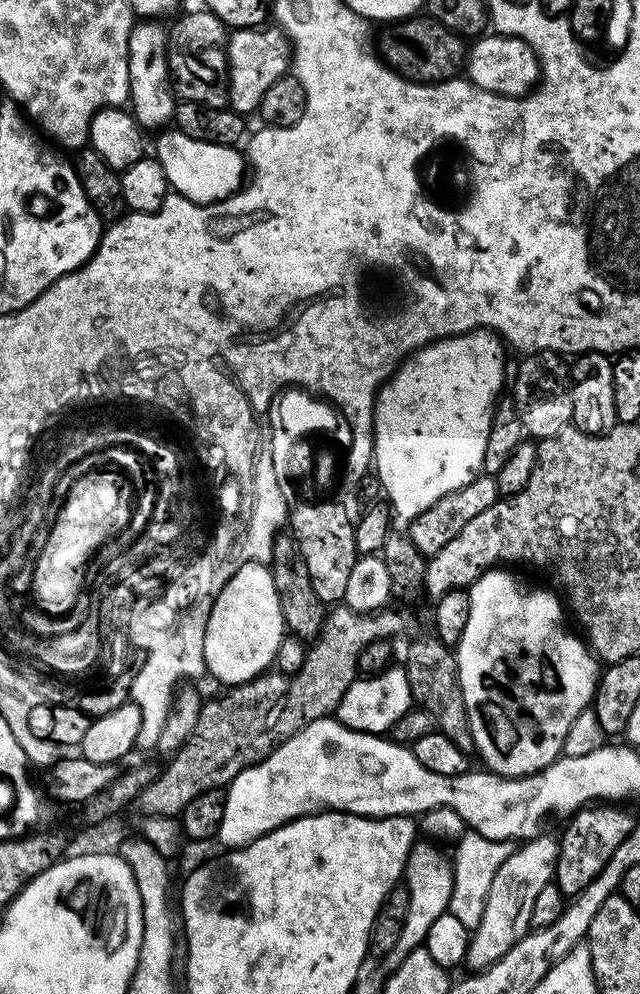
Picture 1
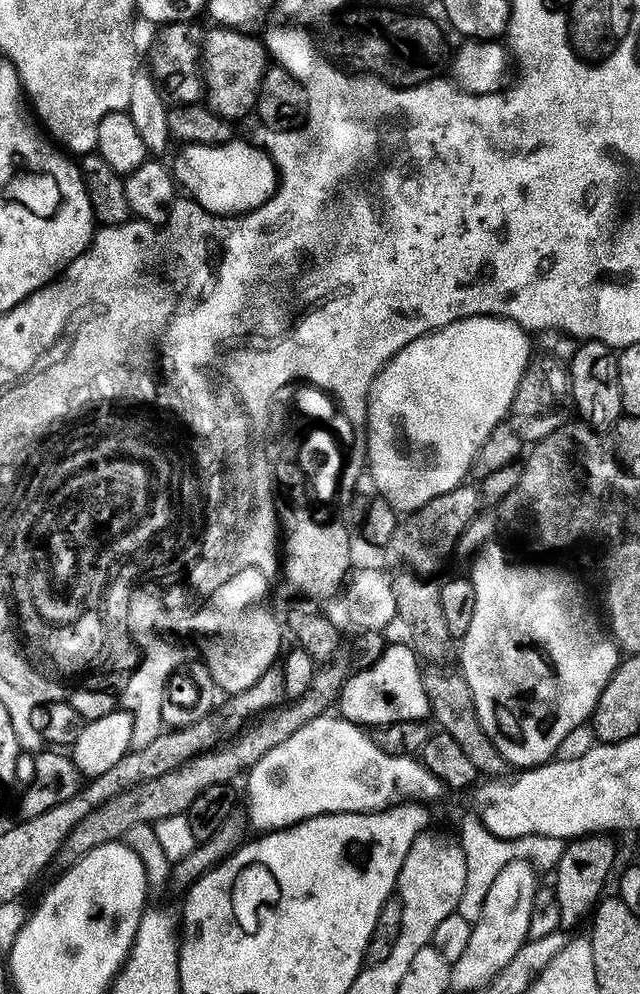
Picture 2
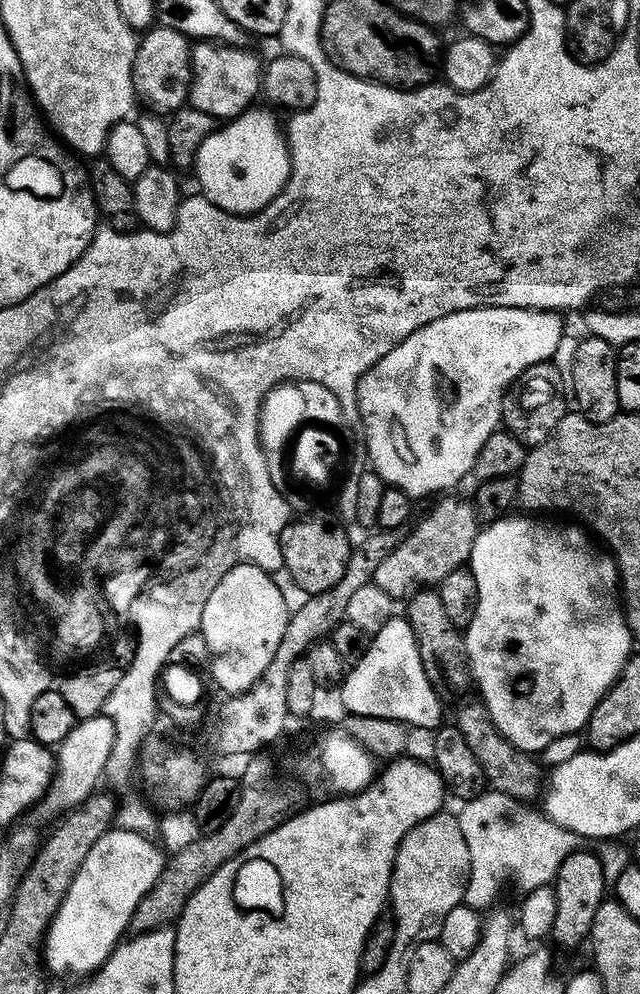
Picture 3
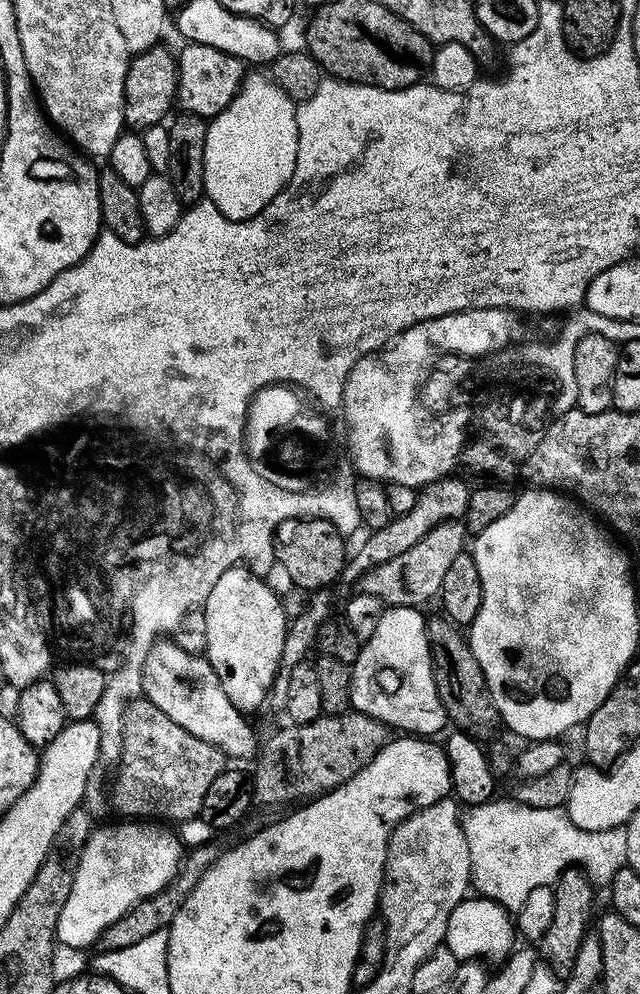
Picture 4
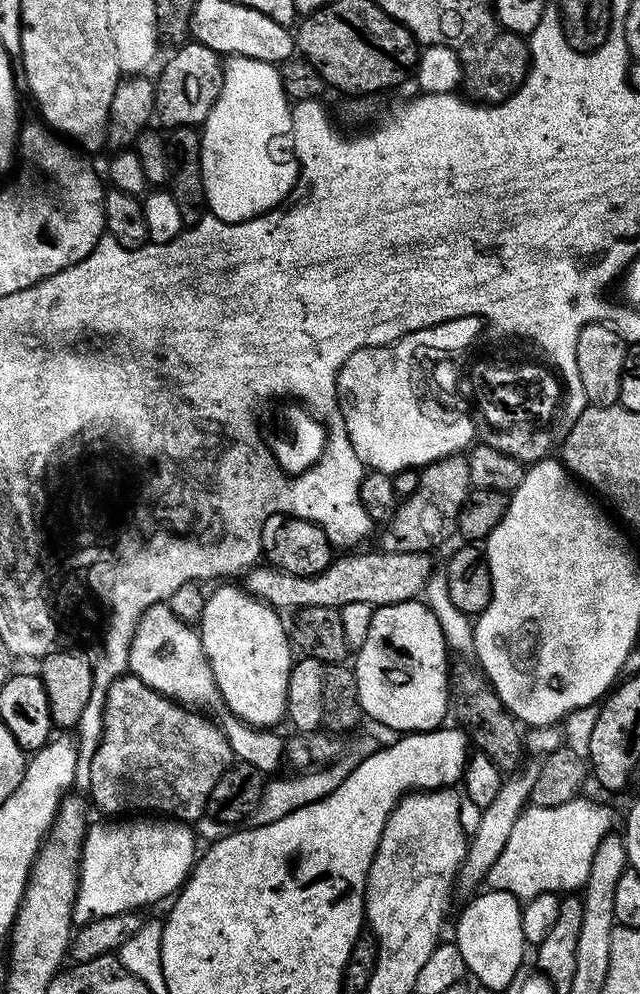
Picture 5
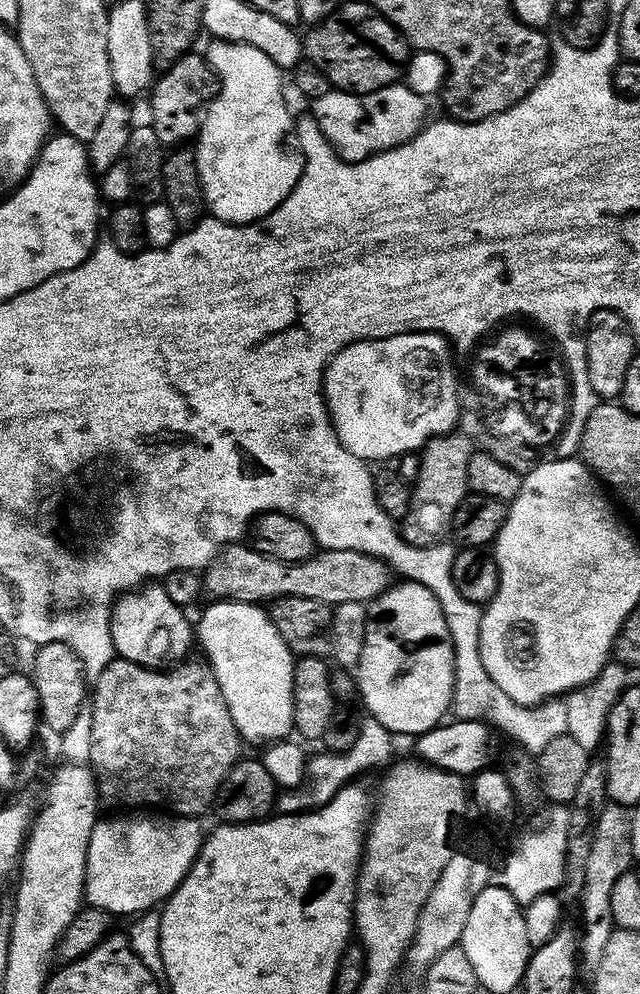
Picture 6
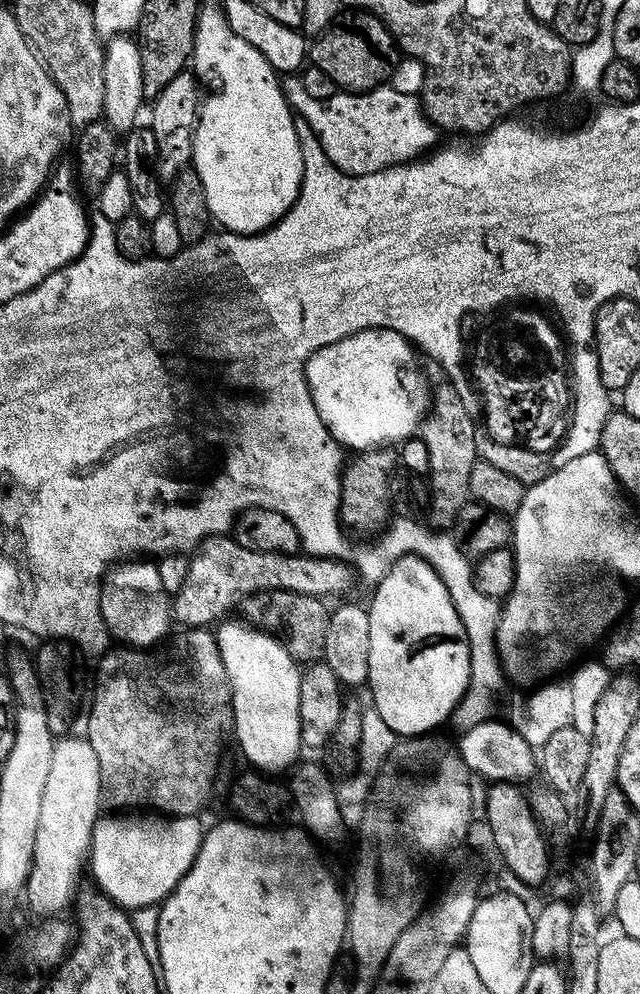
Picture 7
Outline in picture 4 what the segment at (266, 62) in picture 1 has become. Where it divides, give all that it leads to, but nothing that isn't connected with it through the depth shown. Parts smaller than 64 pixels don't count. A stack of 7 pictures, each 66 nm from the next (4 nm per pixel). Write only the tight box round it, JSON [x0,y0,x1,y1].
[176,43,246,118]

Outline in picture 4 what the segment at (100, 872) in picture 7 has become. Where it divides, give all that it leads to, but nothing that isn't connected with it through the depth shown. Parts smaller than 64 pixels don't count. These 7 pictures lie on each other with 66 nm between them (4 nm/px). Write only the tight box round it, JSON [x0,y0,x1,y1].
[56,822,182,948]

